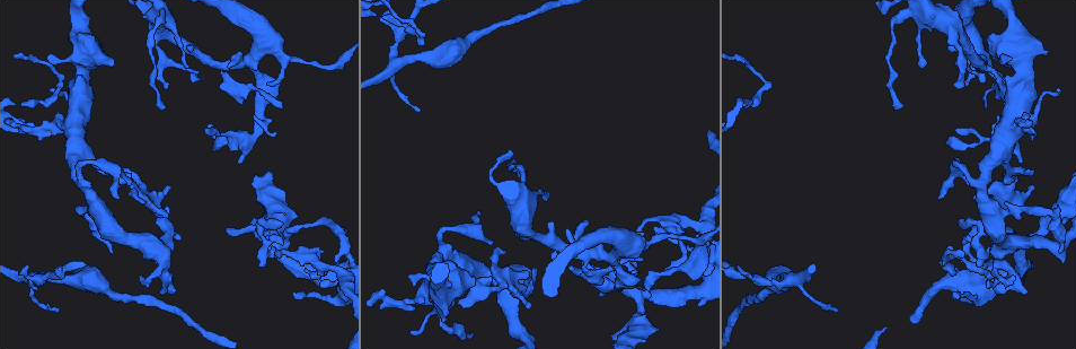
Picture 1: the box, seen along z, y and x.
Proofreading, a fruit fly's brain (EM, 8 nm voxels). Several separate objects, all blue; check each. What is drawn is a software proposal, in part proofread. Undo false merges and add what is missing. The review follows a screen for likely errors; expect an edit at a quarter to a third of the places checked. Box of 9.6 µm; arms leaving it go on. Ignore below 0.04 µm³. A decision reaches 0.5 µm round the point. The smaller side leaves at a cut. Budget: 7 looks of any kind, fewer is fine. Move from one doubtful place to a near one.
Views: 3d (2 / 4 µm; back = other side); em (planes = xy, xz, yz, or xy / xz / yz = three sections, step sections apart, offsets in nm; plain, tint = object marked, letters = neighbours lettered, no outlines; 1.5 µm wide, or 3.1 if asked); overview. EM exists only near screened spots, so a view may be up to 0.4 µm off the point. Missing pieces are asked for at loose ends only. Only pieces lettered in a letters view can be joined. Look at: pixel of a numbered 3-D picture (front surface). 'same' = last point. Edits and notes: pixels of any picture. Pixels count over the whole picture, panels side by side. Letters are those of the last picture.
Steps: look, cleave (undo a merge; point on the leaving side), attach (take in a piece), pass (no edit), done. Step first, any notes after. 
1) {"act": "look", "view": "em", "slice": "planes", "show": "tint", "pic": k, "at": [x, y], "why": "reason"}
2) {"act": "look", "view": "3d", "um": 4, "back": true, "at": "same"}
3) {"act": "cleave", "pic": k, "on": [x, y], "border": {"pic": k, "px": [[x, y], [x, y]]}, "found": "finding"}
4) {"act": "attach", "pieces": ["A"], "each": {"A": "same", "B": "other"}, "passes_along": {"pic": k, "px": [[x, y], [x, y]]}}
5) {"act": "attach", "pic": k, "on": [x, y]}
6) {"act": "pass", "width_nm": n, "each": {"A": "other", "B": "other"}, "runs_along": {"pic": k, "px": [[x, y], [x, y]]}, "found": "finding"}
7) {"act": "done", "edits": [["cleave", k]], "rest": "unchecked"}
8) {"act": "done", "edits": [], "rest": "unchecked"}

{"act": "look", "view": "3d", "um": 2, "pic": 1, "at": [279, 248], "why": "thick turns thin"}

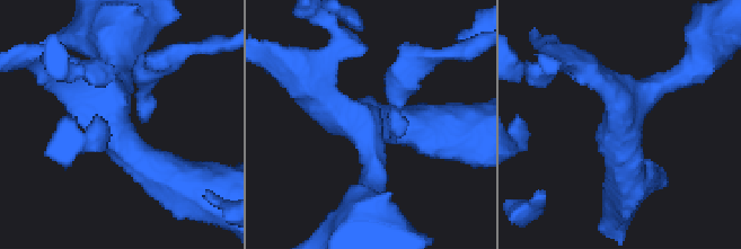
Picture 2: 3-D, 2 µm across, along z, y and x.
{"act": "look", "view": "em", "slice": "planes", "show": "letters", "pic": 2, "at": [121, 127], "why": "now the EM"}

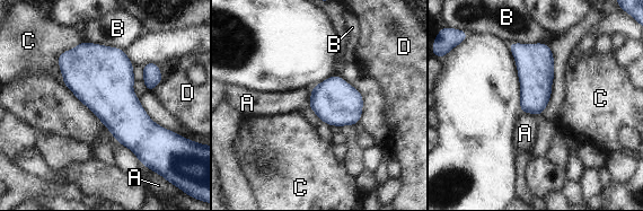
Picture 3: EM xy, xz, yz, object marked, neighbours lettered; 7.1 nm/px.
{"act": "pass", "each": {"A": "other", "B": "other", "C": "other", "D": "other"}, "border": {"pic": 3, "px": [[508, 42], [548, 45]]}, "found": "all the same neuron"}

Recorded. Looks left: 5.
{"act": "look", "view": "em", "slice": "yz", "step": 8, "show": "tint", "pic": 1, "at": [227, 231]}

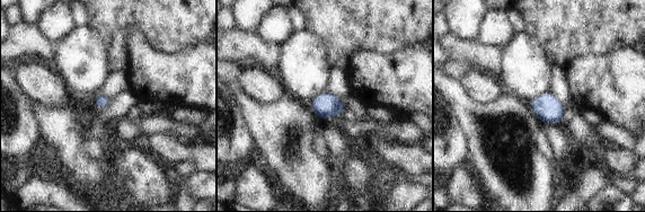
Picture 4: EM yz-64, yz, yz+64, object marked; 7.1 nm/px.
{"act": "look", "view": "em", "slice": "planes", "show": "letters", "at": "same", "why": "another direction"}

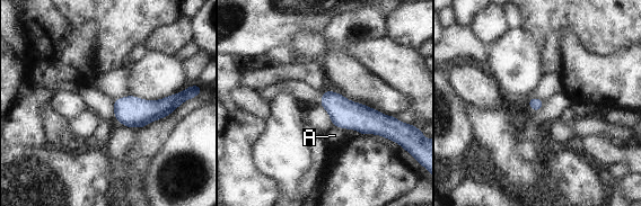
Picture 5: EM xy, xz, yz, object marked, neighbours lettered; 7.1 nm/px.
{"act": "pass", "each": {"A": "other"}, "border": {"pic": 5, "px": [[332, 125], [340, 127]]}, "found": "no lettered piece goes on from it"}

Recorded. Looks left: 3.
{"act": "look", "view": "em", "slice": "planes", "show": "letters", "pic": 1, "at": [162, 260]}

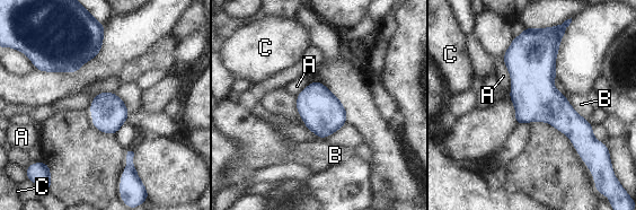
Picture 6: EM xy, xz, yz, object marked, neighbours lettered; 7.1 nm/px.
{"act": "pass", "each": {"A": "other", "B": "other", "C": "other"}, "border": {"pic": 6, "px": [[502, 58], [510, 77], [510, 93]]}, "found": "continuous, no second neuron"}

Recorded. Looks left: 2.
{"act": "done", "edits": [], "rest": "unchecked"}

